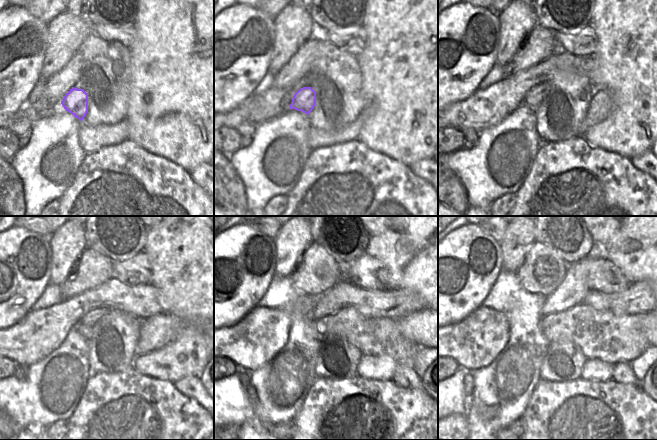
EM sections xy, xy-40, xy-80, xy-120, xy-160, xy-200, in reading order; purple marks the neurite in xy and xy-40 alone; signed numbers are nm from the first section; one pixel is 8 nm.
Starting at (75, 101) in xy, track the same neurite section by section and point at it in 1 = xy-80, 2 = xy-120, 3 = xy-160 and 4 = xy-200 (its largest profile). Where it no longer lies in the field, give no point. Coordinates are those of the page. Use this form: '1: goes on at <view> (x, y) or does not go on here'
1: goes on at xy-80 (534, 97)
2: goes on at xy-120 (89, 318)
3: goes on at xy-160 (324, 307)
4: goes on at xy-200 (573, 289)

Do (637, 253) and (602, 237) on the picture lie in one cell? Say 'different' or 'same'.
different

